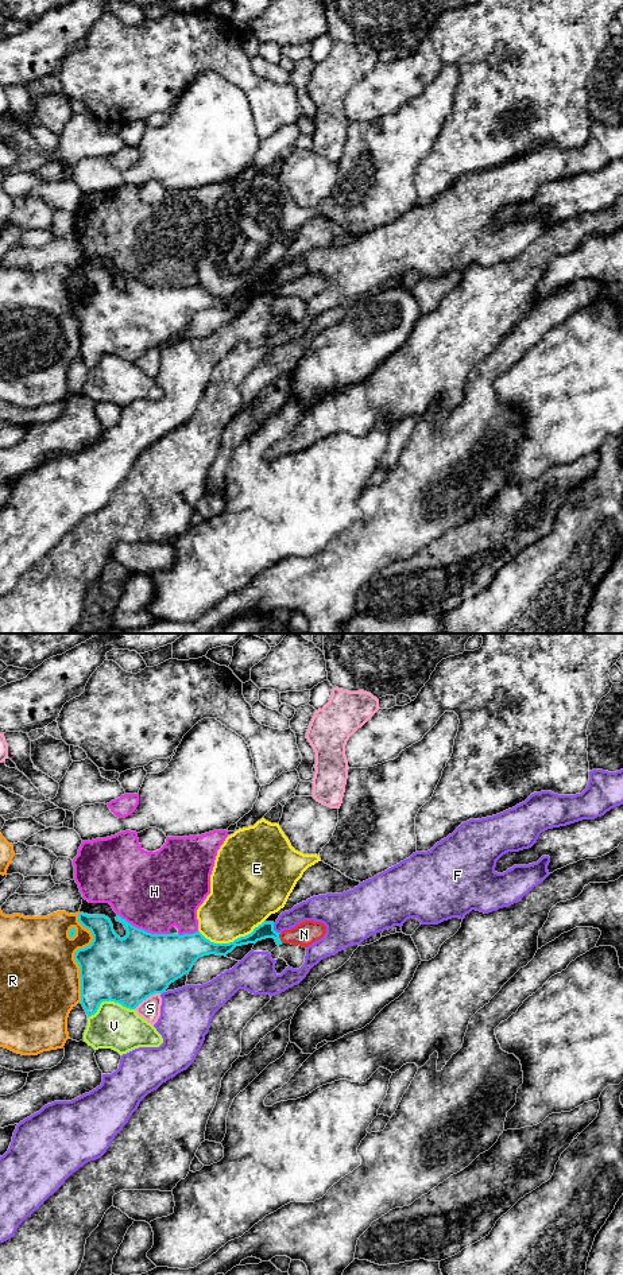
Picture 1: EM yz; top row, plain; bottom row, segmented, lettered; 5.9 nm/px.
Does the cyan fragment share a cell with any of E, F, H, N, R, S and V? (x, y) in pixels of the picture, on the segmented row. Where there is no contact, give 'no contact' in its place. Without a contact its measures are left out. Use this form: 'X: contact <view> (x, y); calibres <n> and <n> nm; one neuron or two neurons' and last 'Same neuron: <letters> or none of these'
E: contact yz (231, 942); calibres 160 and 360 nm; two neurons
F: contact yz (273, 929); calibres 100 and 200 nm; two neurons
H: contact yz (143, 930); calibres 400 and 480 nm; two neurons
N: contact yz (279, 938); calibres 100 and 140 nm; one neuron
R: contact yz (74, 954); calibres 380 and 480 nm; two neurons
S: contact yz (147, 996); calibres 400 and 130 nm; two neurons
V: contact yz (109, 999); calibres 400 and 260 nm; two neurons
Same neuron: N

